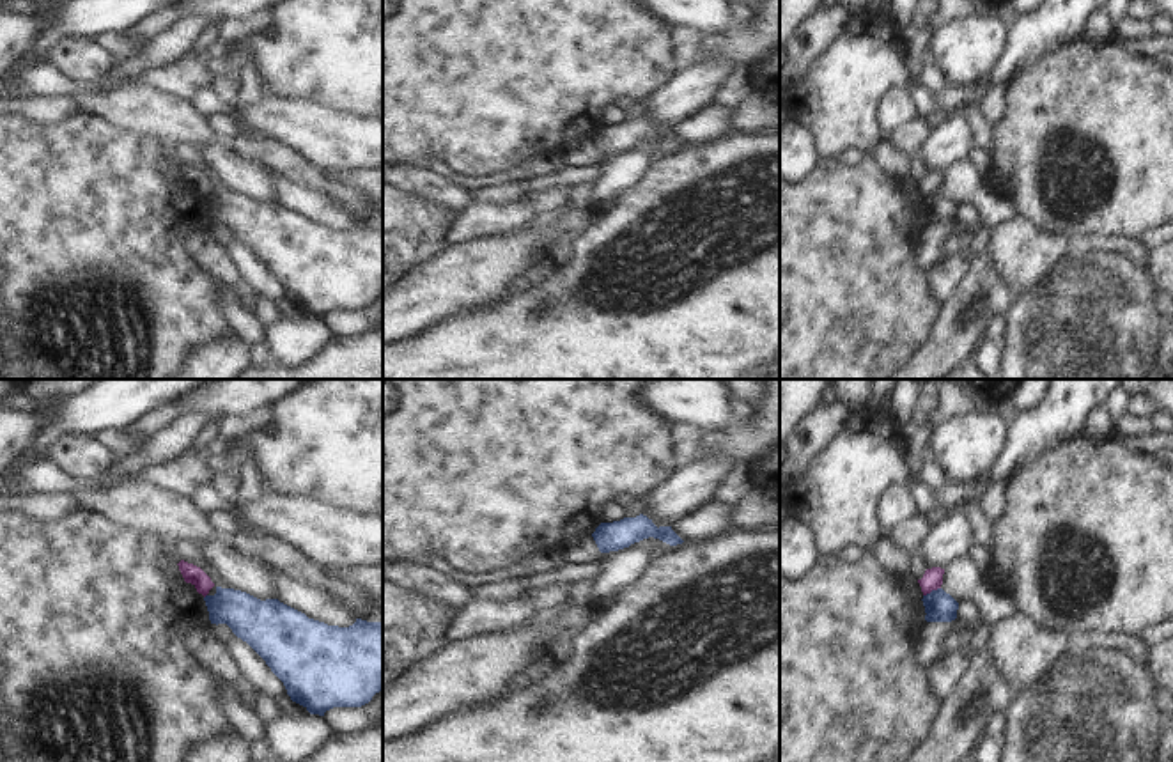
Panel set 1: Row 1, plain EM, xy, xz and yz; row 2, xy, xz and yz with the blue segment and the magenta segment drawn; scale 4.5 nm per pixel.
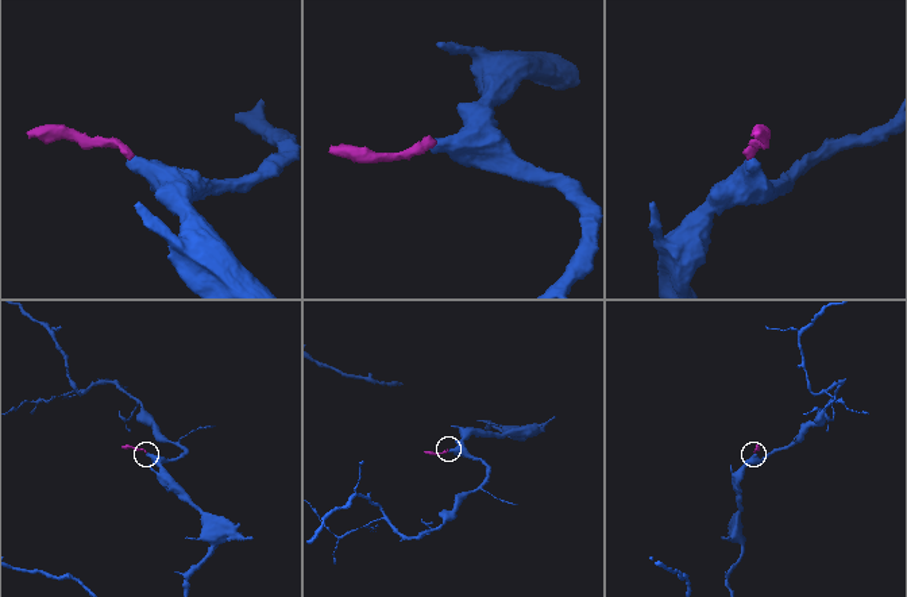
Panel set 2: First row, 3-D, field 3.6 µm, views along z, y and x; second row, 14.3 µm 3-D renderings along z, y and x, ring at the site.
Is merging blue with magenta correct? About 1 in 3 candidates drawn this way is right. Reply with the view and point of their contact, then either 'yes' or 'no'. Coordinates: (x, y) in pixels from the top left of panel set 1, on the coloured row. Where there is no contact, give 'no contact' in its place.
contact yz (932, 590); no

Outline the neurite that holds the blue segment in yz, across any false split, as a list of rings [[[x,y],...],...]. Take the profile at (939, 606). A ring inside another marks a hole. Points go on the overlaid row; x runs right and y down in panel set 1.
[[[943,588],[932,590],[923,595],[925,620],[927,622],[952,622],[957,618],[959,603]]]

